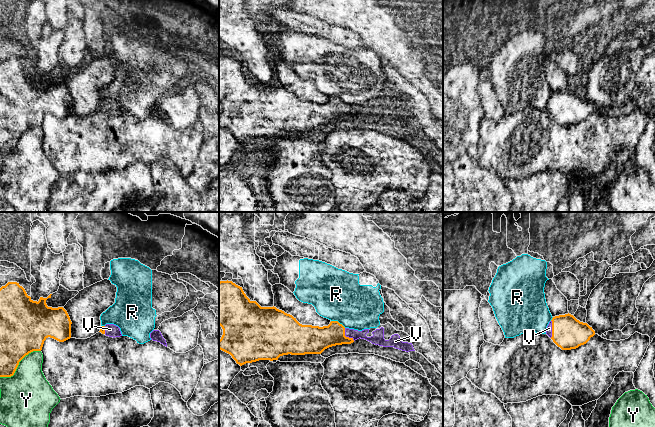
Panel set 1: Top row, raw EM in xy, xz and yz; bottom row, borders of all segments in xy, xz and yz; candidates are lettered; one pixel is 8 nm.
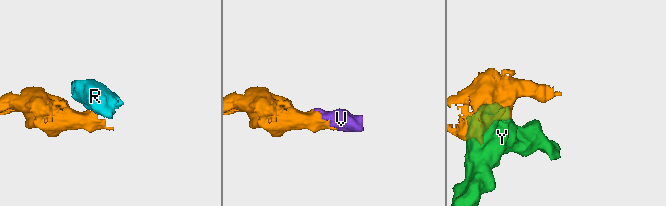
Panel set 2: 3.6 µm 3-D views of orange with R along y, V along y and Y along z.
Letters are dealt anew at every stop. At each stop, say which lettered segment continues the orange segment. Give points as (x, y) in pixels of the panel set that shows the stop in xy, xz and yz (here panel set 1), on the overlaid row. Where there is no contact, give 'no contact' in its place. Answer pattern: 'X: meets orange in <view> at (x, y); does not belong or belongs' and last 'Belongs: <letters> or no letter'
R: meets orange in xz at (337, 321); does not belong
V: meets orange in xz at (345, 336); belongs
Y: meets orange in xy at (18, 364); does not belong
Belongs: V

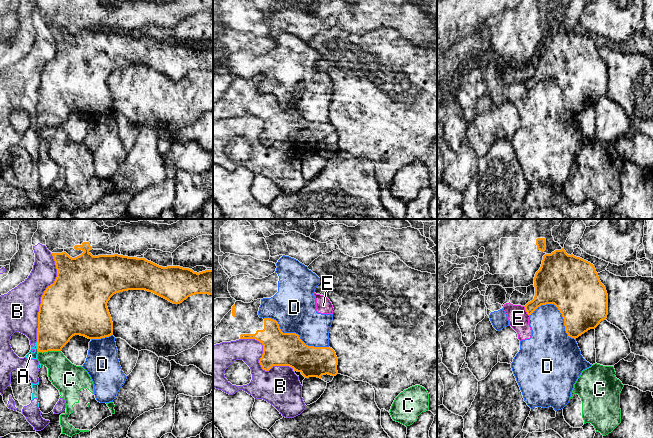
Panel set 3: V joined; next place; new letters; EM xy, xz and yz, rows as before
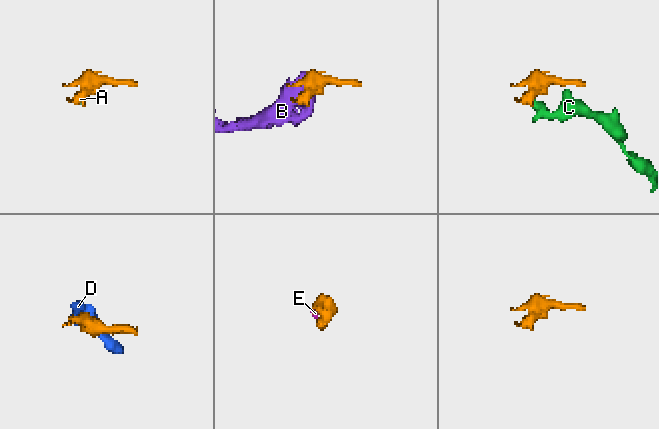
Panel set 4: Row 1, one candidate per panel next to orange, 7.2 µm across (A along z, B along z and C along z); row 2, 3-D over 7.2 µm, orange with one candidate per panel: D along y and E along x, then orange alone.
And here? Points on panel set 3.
A: meets orange in xy at (37, 347); does not belong
B: meets orange in xy at (41, 297); does not belong
C: meets orange in xy at (49, 350); does not belong
D: meets orange in xz at (294, 333); does not belong
E: meets orange in yz at (526, 311); does not belong
Belongs: no letter

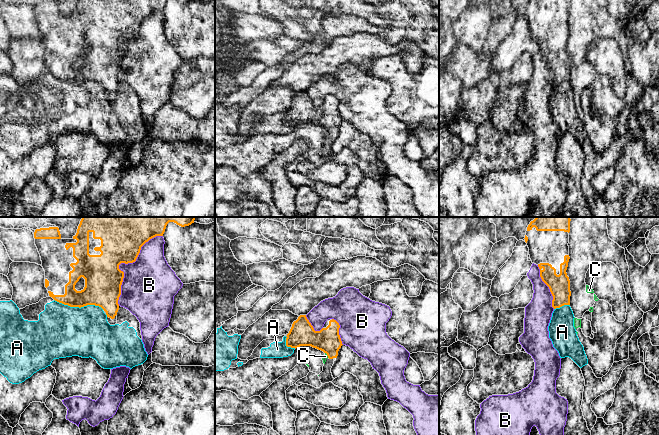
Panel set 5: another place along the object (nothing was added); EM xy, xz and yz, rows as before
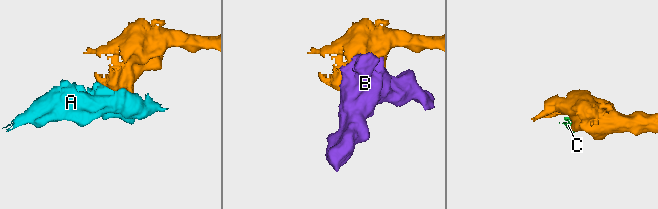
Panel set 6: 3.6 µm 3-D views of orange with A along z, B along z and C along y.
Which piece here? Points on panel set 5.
A: meets orange in xy at (79, 307); does not belong
B: meets orange in xy at (124, 262); does not belong
C: meets orange in xz at (327, 355); does not belong
Belongs: no letter

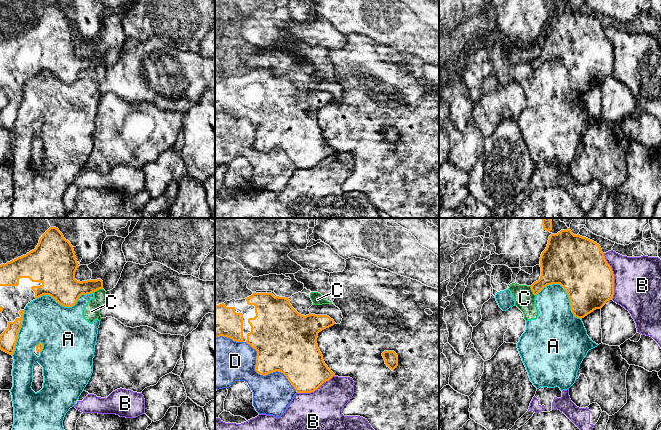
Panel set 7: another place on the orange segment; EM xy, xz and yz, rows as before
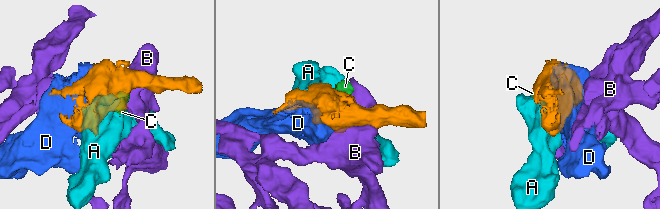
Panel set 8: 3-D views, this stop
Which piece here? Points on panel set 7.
A: meets orange in yz at (566, 292); does not belong
B: meets orange in yz at (613, 276); does not belong
C: meets orange in xy at (97, 289); does not belong
D: meets orange in xz at (263, 375); does not belong
Belongs: no letter

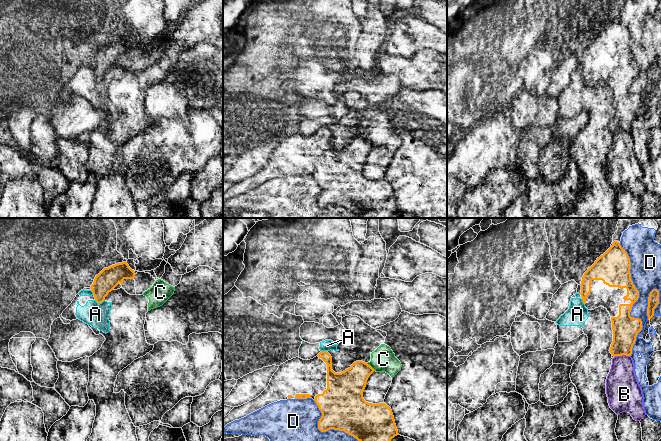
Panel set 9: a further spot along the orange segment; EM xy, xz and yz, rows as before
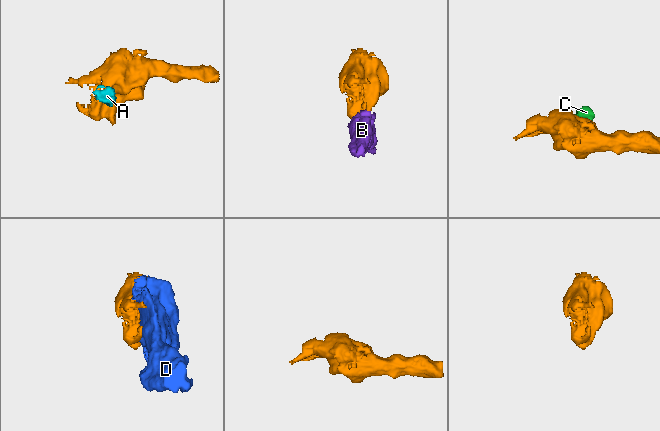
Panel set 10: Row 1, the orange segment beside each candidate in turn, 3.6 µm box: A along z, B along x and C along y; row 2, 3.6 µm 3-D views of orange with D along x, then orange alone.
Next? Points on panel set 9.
A: meets orange in xy at (99, 302); does not belong
B: meets orange in yz at (621, 355); does not belong
C: meets orange in xz at (370, 366); does not belong
D: meets orange in yz at (635, 301); does not belong
Belongs: no letter

